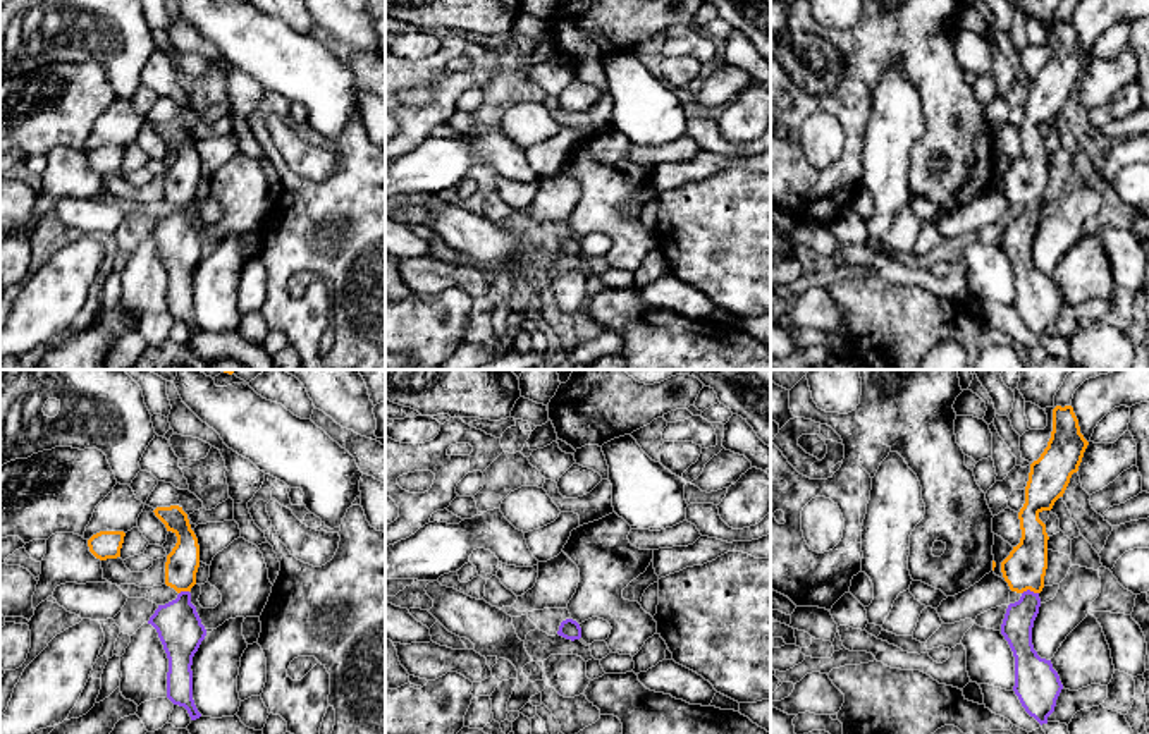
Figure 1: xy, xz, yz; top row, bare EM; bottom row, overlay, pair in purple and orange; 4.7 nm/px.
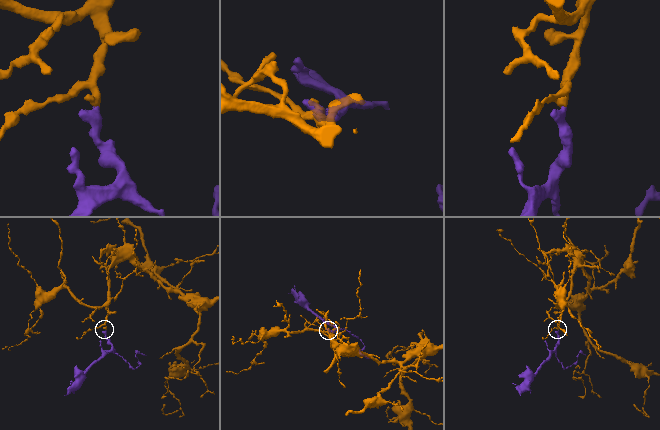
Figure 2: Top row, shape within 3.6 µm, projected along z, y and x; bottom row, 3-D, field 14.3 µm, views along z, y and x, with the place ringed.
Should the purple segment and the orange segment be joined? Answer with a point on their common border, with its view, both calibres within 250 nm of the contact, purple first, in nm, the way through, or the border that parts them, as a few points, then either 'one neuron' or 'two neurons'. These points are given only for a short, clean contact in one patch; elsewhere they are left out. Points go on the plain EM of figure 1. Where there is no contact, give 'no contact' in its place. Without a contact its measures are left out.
yz (1029, 205) | 140/190 nm | across yz (1017, 241), (1029, 219), (1029, 205), (1026, 181) | one neuron

